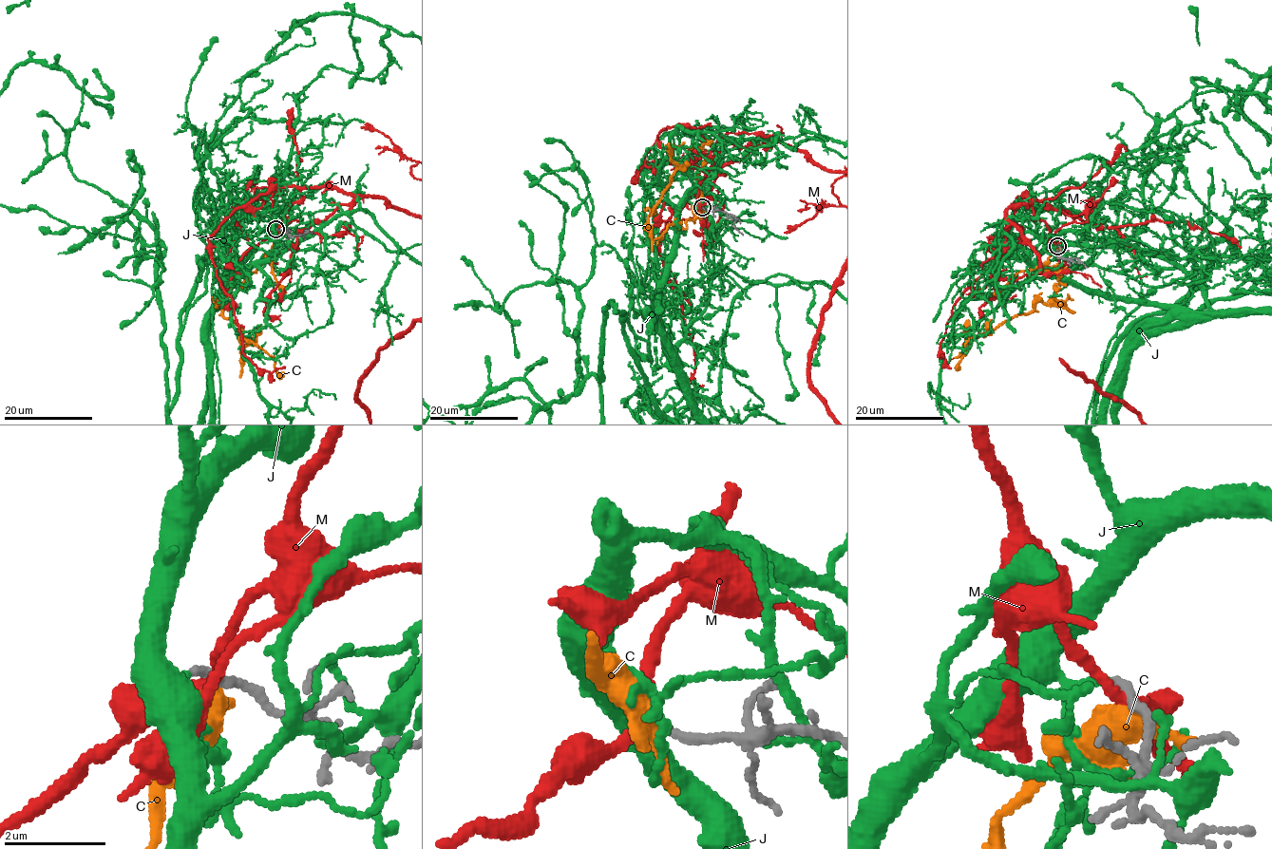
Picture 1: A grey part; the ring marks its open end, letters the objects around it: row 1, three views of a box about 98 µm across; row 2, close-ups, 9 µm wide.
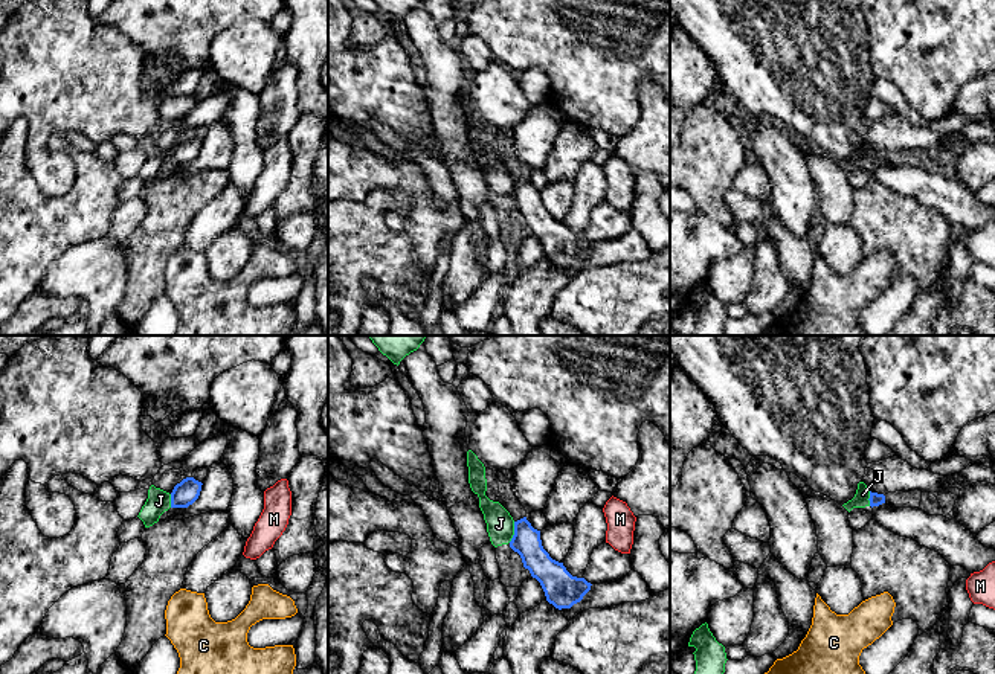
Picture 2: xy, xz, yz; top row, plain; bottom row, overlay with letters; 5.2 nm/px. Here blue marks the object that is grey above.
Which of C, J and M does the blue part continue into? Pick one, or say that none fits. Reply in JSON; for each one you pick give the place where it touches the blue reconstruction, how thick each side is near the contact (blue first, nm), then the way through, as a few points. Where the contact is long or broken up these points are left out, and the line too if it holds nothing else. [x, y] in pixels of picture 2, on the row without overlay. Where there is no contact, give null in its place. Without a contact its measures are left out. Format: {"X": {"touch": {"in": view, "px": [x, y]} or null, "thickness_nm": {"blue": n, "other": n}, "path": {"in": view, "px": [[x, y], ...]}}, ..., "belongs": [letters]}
{"belongs": []}

